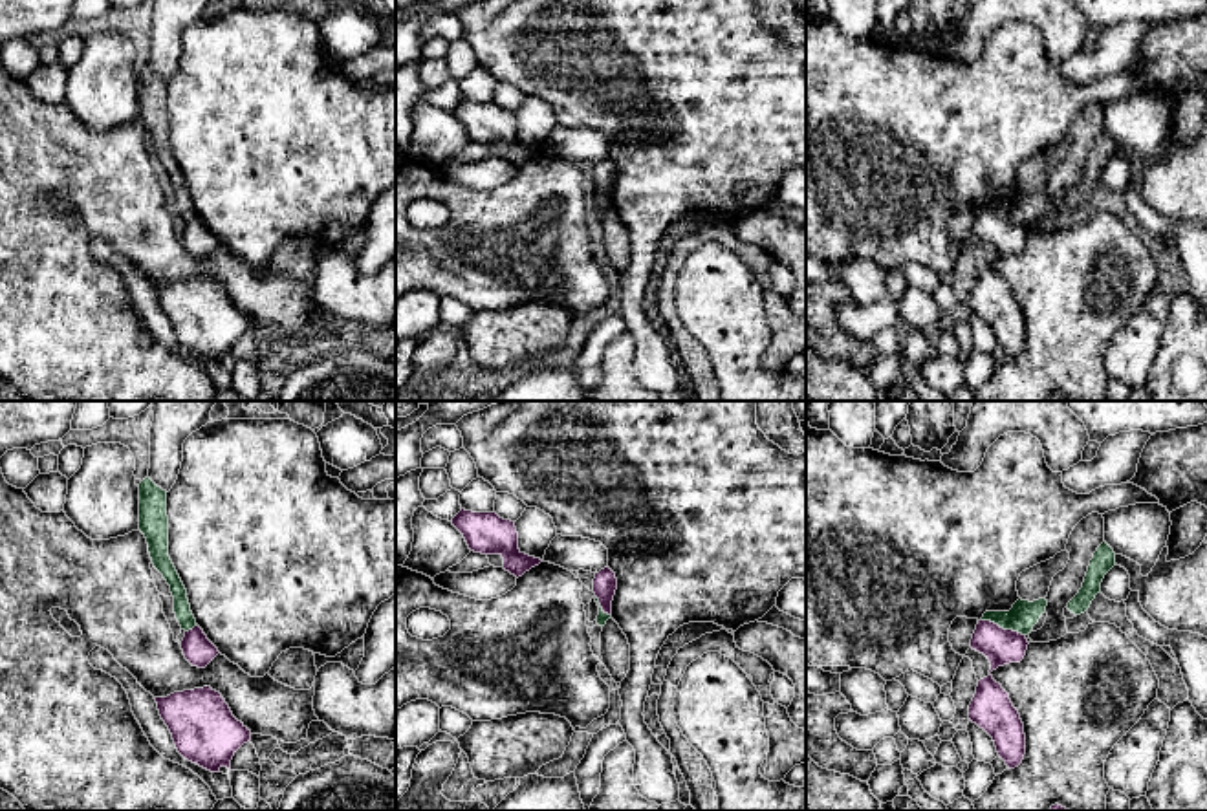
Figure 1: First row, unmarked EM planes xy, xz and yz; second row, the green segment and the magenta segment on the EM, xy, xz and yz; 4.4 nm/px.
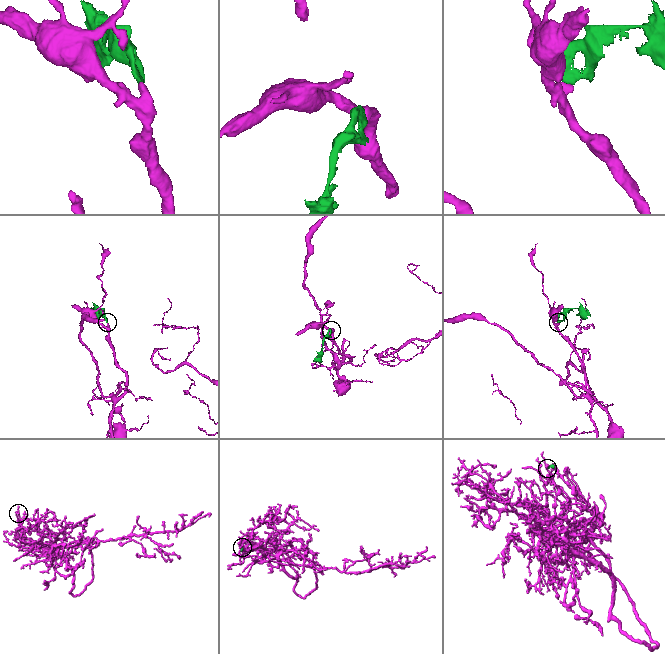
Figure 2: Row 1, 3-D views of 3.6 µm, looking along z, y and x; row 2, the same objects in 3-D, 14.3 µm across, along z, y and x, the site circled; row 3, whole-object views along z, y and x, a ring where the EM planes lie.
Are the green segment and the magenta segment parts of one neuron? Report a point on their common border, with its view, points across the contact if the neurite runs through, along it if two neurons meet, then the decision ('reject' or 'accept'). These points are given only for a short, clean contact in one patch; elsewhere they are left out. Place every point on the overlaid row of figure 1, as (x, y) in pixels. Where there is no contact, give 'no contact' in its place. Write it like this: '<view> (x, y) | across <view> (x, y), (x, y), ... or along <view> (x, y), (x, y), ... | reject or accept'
yz (1004, 628) | across yz (1022, 616), (1004, 628), (1000, 647) | accept

